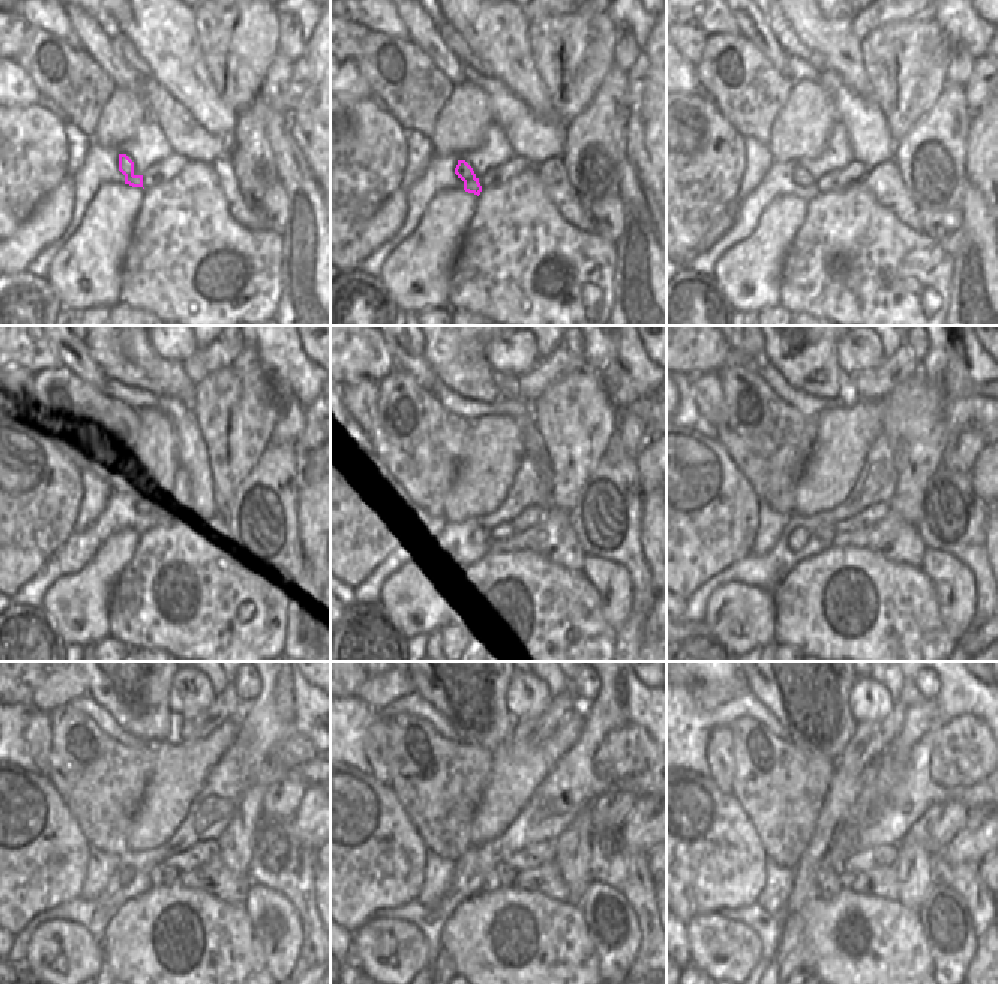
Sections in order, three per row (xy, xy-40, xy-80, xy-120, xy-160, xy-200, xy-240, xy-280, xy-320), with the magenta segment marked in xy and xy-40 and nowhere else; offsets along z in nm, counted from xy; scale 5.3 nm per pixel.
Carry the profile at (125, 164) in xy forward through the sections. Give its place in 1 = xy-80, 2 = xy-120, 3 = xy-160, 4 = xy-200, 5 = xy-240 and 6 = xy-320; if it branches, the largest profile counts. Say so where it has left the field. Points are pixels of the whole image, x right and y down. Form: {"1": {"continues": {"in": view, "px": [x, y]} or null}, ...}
{"1": {"continues": {"in": "xy-80", "px": [809, 191]}}, "2": {"continues": {"in": "xy-120", "px": [140, 530]}}, "3": {"continues": {"in": "xy-160", "px": [480, 537]}}, "4": {"continues": {"in": "xy-200", "px": [820, 540]}}, "5": {"continues": {"in": "xy-240", "px": [144, 881]}}, "6": {"continues": {"in": "xy-320", "px": [826, 887]}}}

